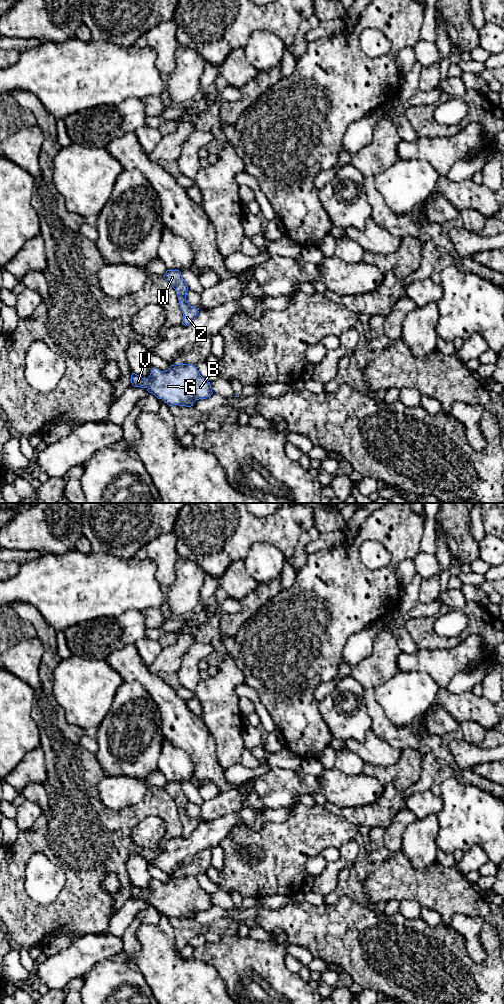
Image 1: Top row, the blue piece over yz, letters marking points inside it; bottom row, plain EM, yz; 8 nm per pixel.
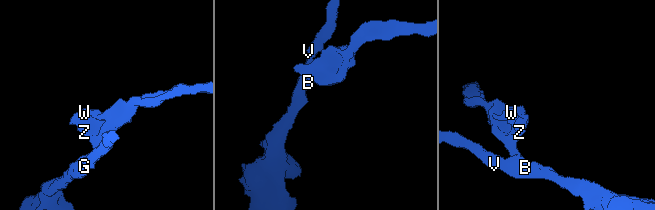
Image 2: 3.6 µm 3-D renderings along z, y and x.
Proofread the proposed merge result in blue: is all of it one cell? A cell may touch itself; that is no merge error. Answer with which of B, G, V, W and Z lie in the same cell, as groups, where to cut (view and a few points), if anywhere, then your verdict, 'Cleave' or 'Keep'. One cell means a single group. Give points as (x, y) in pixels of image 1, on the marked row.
Groups: B G V W Z. No split. Keep

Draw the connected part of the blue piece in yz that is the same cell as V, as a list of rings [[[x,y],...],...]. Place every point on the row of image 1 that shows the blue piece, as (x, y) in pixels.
[[[179,363],[166,371],[152,368],[147,379],[132,373],[134,387],[146,388],[169,406],[191,407],[196,400],[206,399],[213,392],[211,384],[203,378],[194,365]]]

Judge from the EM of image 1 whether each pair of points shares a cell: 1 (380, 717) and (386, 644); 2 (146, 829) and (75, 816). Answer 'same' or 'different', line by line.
1: same
2: different

